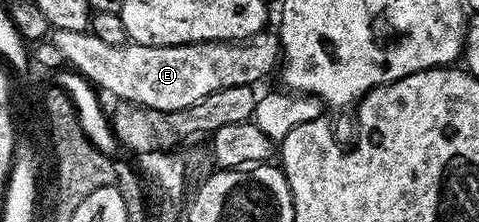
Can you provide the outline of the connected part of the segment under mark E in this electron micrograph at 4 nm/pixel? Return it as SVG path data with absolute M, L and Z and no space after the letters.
M52 29L50 44L62 51L65 62L85 81L96 87L101 85L106 92L121 97L121 102L131 103L142 110L161 115L182 111L192 104L198 104L204 96L222 91L223 88L255 86L256 81L262 80L272 68L272 72L277 68L282 57L280 38L271 31L255 33L242 41L198 41L191 45L111 45L102 43L102 39L98 39L98 35L91 31Z

